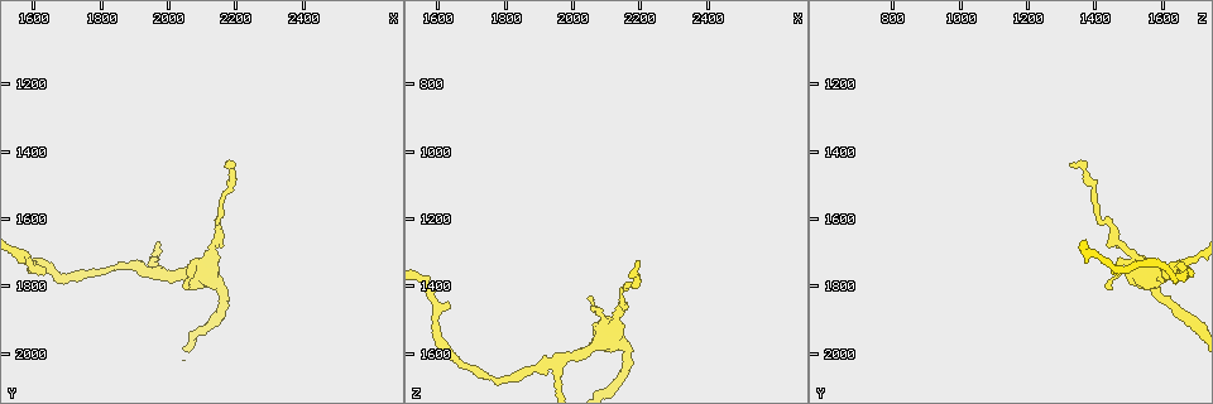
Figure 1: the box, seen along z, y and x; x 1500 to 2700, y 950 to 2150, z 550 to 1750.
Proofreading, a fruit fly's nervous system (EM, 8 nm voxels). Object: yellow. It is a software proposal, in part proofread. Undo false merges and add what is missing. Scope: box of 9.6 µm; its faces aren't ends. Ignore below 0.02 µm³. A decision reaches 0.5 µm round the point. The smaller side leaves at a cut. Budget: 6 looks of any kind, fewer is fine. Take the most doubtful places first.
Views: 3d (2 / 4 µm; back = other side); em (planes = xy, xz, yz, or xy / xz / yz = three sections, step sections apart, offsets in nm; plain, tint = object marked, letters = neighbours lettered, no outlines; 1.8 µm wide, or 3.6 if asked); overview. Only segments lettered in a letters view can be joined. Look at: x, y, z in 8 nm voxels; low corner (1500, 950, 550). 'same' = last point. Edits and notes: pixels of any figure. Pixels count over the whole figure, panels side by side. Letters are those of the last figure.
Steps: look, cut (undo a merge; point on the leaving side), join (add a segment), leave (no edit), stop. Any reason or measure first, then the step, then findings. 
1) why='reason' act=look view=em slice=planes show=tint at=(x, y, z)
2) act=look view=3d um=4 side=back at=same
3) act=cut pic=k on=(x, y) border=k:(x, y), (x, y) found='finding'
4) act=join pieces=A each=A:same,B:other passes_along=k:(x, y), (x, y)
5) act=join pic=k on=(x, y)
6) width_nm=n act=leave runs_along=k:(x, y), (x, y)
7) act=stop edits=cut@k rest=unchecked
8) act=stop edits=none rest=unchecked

act=look view=em slice=yz step=16 show=tint at=(1950, 1750, 1630)

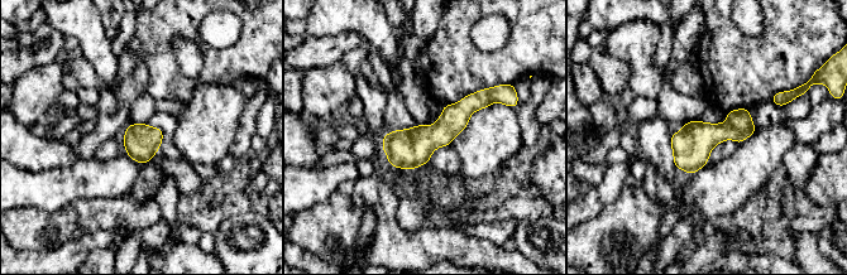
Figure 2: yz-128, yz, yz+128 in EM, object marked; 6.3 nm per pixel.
why='cut it another way' act=look view=em slice=planes show=letters at=same

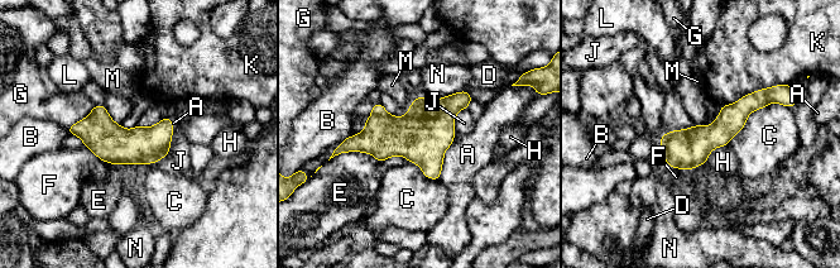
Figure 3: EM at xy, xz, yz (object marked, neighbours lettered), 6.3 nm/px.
act=leave each=A:other,B:other,C:other,D:other,E:other,F:other,G:other,H:other,J:other,K:other,L:other,M:other,N:other runs_along=3:(767, 95), (670, 162) found='all the same neuron'

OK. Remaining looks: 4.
why='free end' act=look view=3d um=2 side=back at=(2200, 1440, 1320)

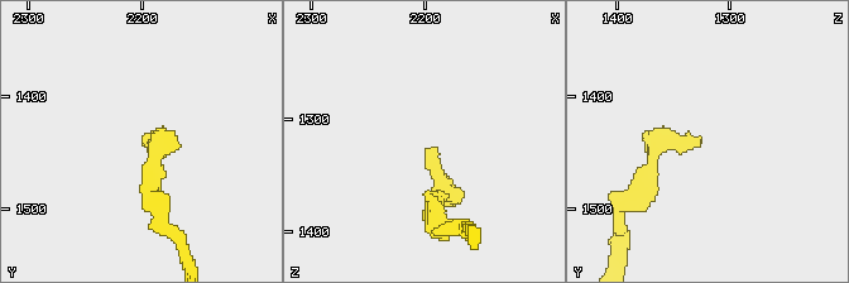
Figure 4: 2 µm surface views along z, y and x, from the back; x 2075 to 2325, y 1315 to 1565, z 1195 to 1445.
act=look view=em slice=yz step=8 show=letters at=(2200, 1444, 1328)

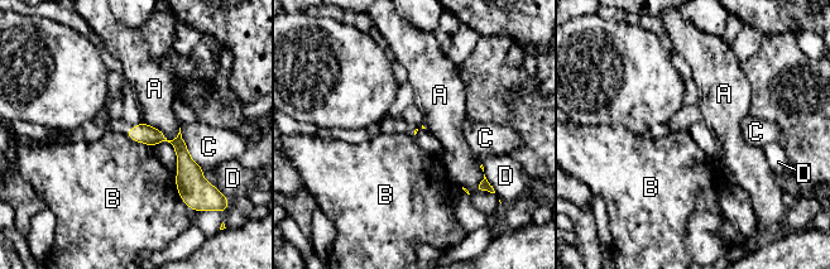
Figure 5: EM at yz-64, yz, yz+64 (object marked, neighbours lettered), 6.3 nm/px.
act=leave each=A:other,B:other,C:other,D:other found='none of them fits'

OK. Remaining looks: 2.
why='an open end' act=look view=em slice=yz step=16 show=tint at=(2060, 1810, 1450)

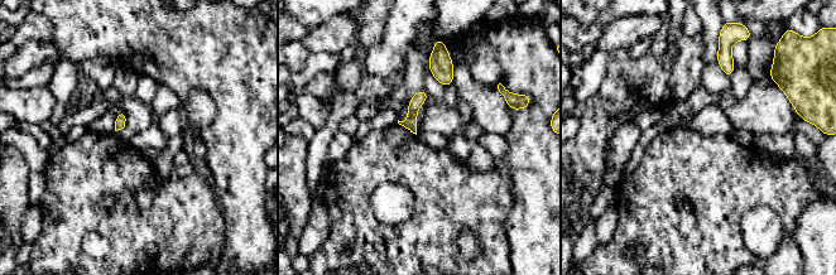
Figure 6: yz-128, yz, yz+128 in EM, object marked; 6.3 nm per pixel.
why='another direction' act=look view=em slice=planes show=letters at=same

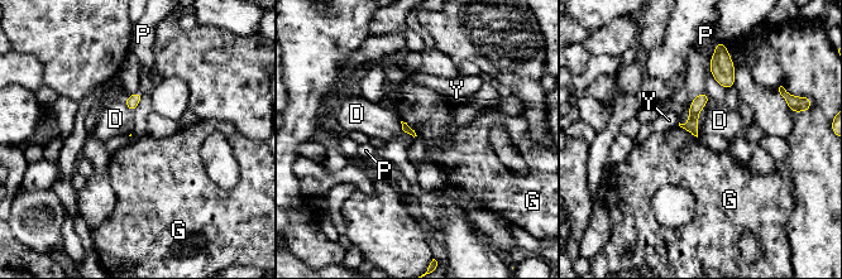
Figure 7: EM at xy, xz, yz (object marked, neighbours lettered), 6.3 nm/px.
act=leave each=D:other,G:other,P:other,Y:other border=7:(401, 120), (417, 135) found='no lettered segment goes on from it'

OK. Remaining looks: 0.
act=stop edits=none rest=unchecked

